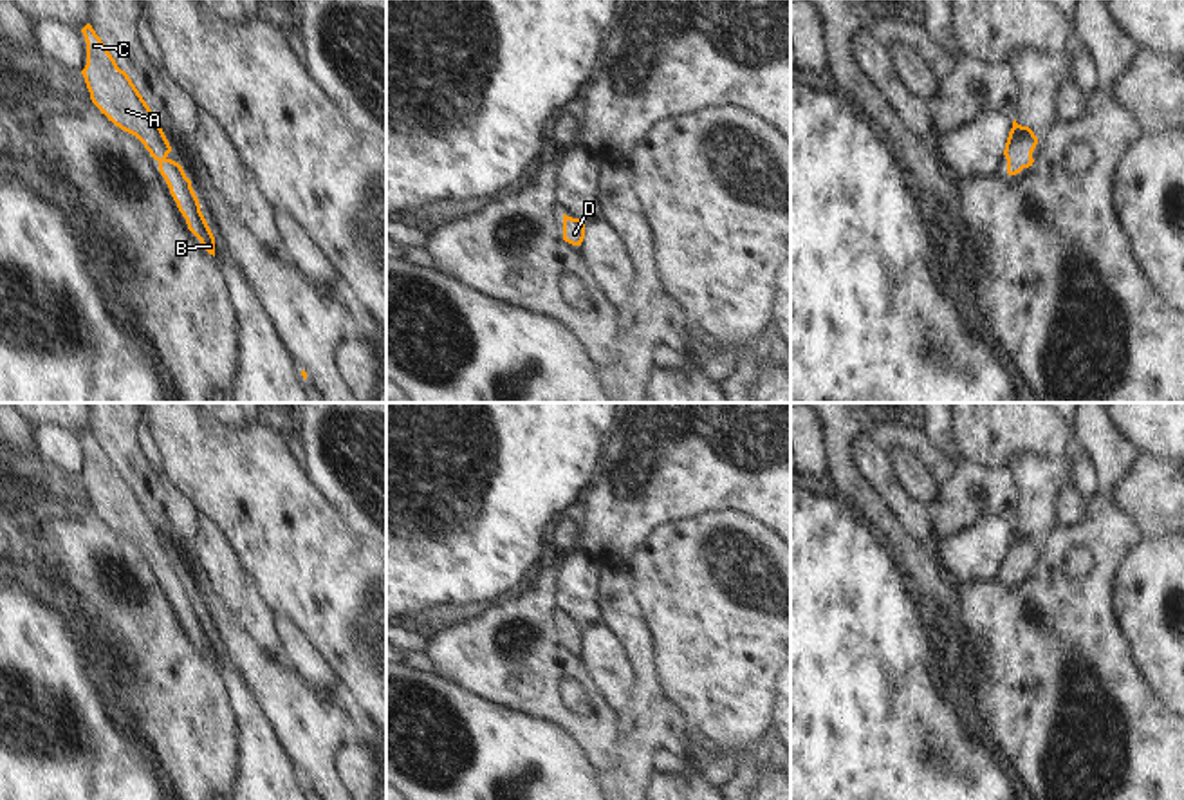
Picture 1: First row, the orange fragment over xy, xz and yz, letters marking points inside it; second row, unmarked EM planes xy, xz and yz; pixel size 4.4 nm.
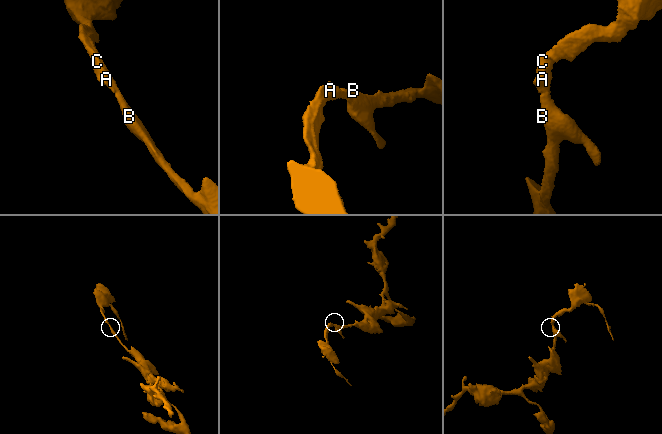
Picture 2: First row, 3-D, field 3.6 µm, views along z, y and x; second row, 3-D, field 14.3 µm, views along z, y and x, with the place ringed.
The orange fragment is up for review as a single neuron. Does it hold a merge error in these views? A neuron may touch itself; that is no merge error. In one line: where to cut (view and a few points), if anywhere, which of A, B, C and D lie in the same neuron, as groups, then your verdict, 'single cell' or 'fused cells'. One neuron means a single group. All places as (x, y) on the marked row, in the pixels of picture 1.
no cut | A B C D | single cell

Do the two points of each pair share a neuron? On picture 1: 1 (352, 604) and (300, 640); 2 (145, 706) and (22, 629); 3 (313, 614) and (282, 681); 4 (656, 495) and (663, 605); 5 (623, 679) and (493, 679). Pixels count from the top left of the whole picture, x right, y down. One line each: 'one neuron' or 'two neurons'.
1: two neurons
2: two neurons
3: two neurons
4: two neurons
5: two neurons

